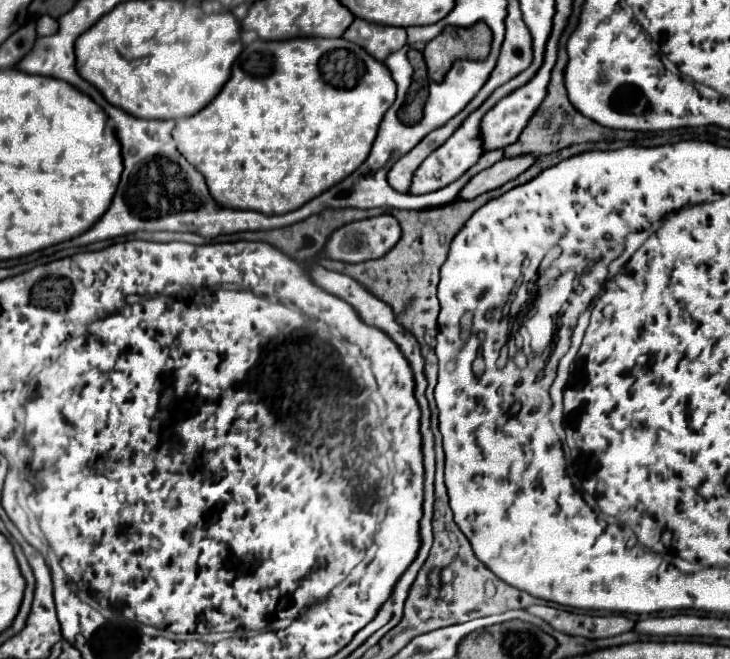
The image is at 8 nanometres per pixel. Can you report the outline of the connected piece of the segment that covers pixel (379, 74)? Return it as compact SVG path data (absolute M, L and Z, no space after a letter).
M291 38L291 40L279 40L279 42L255 40L249 46L245 46L241 56L235 60L231 78L227 80L223 90L195 116L177 120L173 128L173 138L177 142L177 150L185 158L189 158L189 164L193 164L205 176L205 182L213 198L221 206L237 208L237 210L255 210L261 214L285 214L285 212L301 208L311 198L339 184L343 178L347 178L351 172L355 172L365 162L365 158L369 156L371 144L377 136L379 122L383 120L385 112L391 108L395 100L395 90L397 88L395 88L389 68L385 68L383 62L377 62L373 56L369 56L361 46L347 42L345 38Z

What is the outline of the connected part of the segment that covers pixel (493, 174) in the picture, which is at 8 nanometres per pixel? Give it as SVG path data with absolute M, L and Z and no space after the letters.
M517 156L517 158L503 158L497 164L493 164L487 170L481 170L477 176L473 176L463 190L457 194L459 200L473 200L479 194L485 194L489 190L495 190L503 186L505 182L517 178L521 172L525 172L535 162L533 156Z

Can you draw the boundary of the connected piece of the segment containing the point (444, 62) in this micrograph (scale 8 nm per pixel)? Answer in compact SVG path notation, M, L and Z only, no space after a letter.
M481 20L469 28L447 26L435 40L427 42L423 56L429 68L429 78L441 82L451 64L459 58L485 60L491 48L491 30Z

